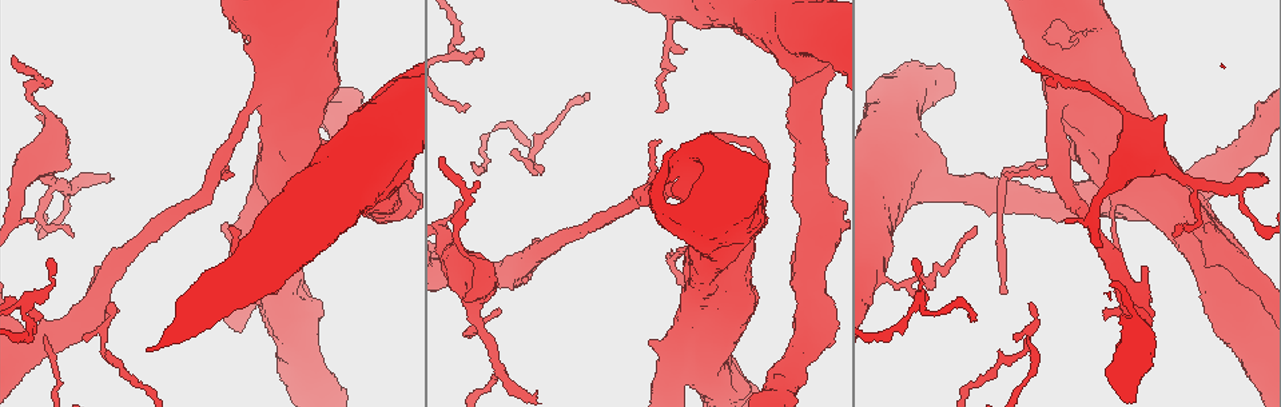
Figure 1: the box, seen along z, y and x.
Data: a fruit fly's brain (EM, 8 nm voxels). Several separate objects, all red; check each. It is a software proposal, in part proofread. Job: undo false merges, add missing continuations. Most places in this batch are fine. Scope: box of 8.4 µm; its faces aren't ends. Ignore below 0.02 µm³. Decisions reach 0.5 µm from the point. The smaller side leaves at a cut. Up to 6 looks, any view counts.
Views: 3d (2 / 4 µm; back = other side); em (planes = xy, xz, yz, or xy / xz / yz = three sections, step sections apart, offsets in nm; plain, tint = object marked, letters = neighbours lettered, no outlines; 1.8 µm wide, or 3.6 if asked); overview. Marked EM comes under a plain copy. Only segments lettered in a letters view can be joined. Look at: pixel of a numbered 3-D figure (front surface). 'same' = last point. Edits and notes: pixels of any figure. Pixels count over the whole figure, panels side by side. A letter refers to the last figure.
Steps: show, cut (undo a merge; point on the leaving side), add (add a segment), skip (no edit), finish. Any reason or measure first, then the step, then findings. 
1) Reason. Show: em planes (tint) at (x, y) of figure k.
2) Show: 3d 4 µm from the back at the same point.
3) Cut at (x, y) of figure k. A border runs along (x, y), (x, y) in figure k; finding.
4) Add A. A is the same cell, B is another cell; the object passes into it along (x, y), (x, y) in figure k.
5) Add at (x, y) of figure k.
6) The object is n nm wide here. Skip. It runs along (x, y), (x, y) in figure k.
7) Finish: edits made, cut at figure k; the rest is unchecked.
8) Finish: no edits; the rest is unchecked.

An open end. Show: 3d 4 µm at (74, 236) of figure 1.

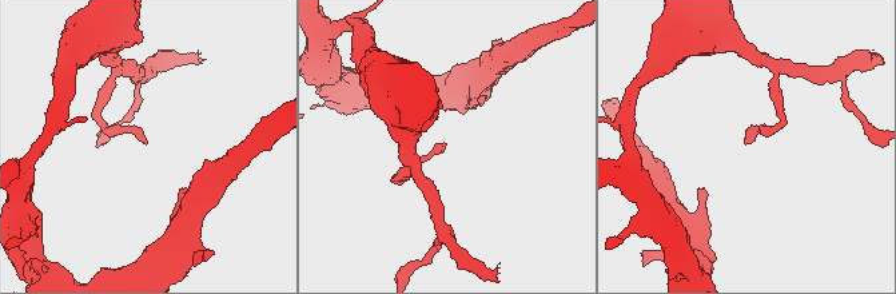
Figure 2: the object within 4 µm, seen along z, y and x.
Show: em 3.6 µm planes (letters) at (144, 142) of figure 2.

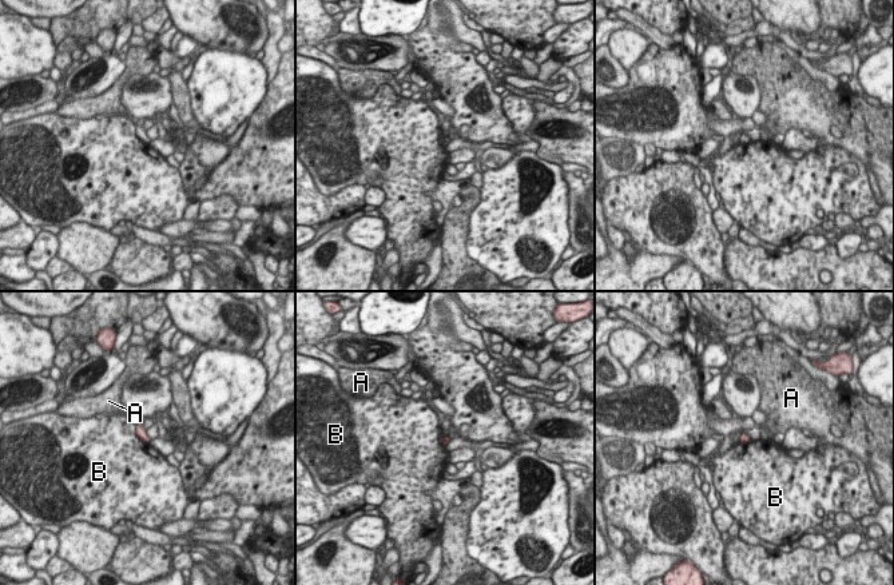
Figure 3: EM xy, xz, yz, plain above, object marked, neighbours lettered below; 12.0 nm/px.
Skip. A and B are other cells; a border runs along (135, 425), (135, 434), (148, 444) in figure 3; none of them fits.

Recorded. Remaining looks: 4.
Free end. Show: em 3.6 µm yz step 4 (letters) at (1065, 223) of figure 1.

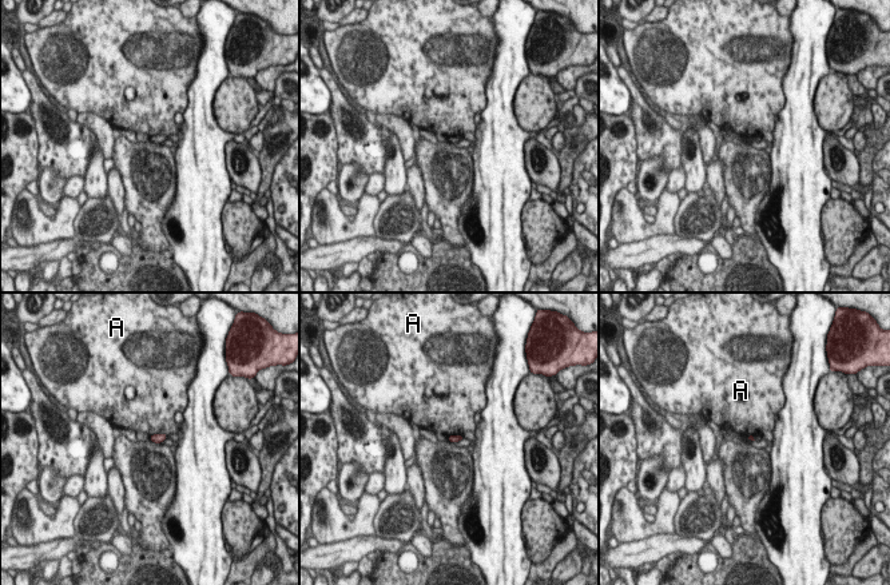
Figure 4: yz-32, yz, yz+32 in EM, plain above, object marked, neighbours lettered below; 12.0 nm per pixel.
Show: em 3.6 µm planes (letters) at the same point.

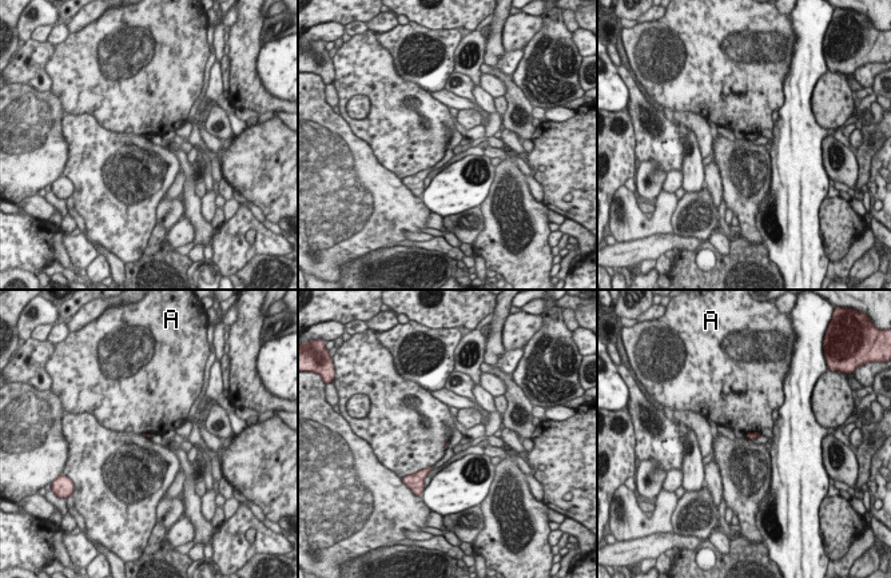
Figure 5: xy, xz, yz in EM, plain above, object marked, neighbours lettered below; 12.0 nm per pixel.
Skip. A is another cell; none of them fits.

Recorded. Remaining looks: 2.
Tapers out. Show: 3d 4 µm at (683, 50) of figure 1.

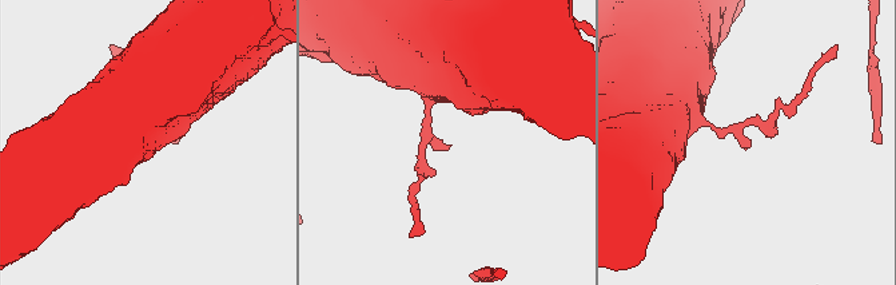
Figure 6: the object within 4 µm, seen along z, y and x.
Now the EM. Show: em planes (letters) at (744, 146) of figure 6.

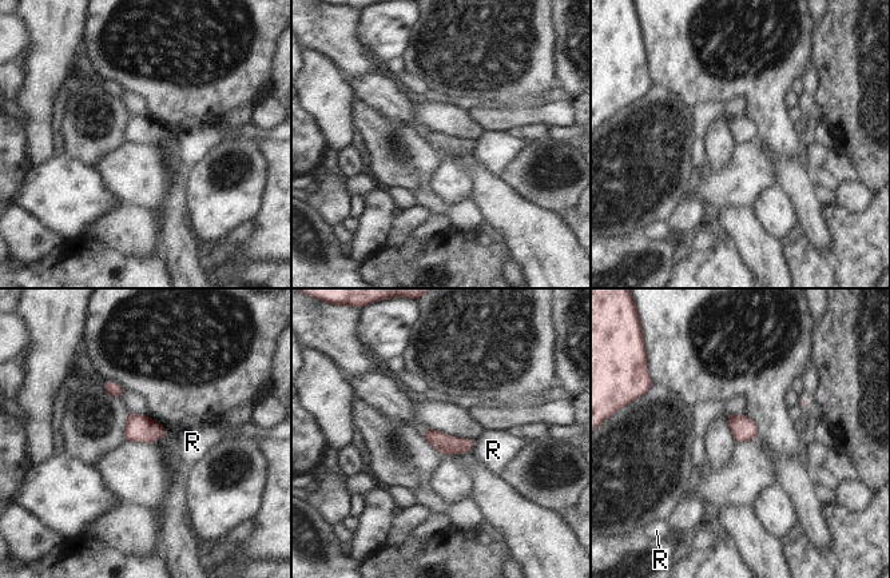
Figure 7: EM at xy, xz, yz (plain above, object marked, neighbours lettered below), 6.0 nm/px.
The object is 110 nm wide here. Skip. R is another cell; a border runs along (476, 439), (476, 445), (471, 451) in figure 7; none of them fits.

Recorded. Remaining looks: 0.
Finish: no edits; the rest is unchecked.

